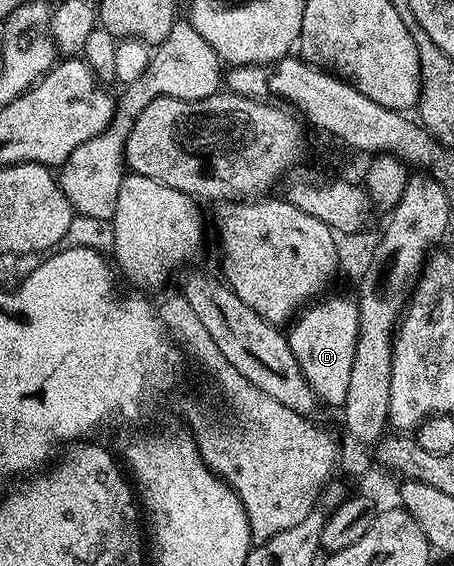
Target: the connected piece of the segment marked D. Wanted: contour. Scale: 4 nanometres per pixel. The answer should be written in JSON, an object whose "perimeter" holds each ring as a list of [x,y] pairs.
{"perimeter":[[[326,296],[306,305],[294,317],[286,338],[289,350],[293,350],[293,358],[297,358],[297,366],[301,366],[301,374],[305,374],[305,382],[309,382],[316,399],[339,410],[348,397],[349,377],[352,376],[354,351],[357,350],[359,305],[347,296]]]}

